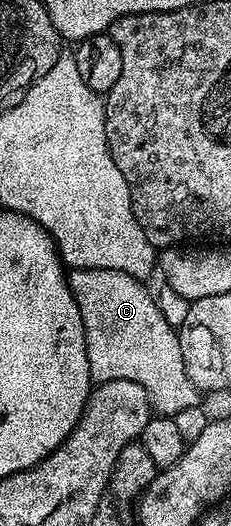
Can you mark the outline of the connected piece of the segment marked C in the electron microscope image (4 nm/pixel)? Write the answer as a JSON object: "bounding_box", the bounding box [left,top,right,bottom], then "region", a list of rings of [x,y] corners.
{"bounding_box":[68,269,201,417],"region":[[[114,269],[73,270],[69,273],[68,281],[84,320],[89,374],[95,385],[110,383],[112,380],[132,380],[133,383],[139,383],[148,392],[153,411],[163,417],[175,417],[184,408],[201,405],[201,391],[195,388],[184,372],[177,329],[164,318],[155,295],[146,290],[145,283]]]}

